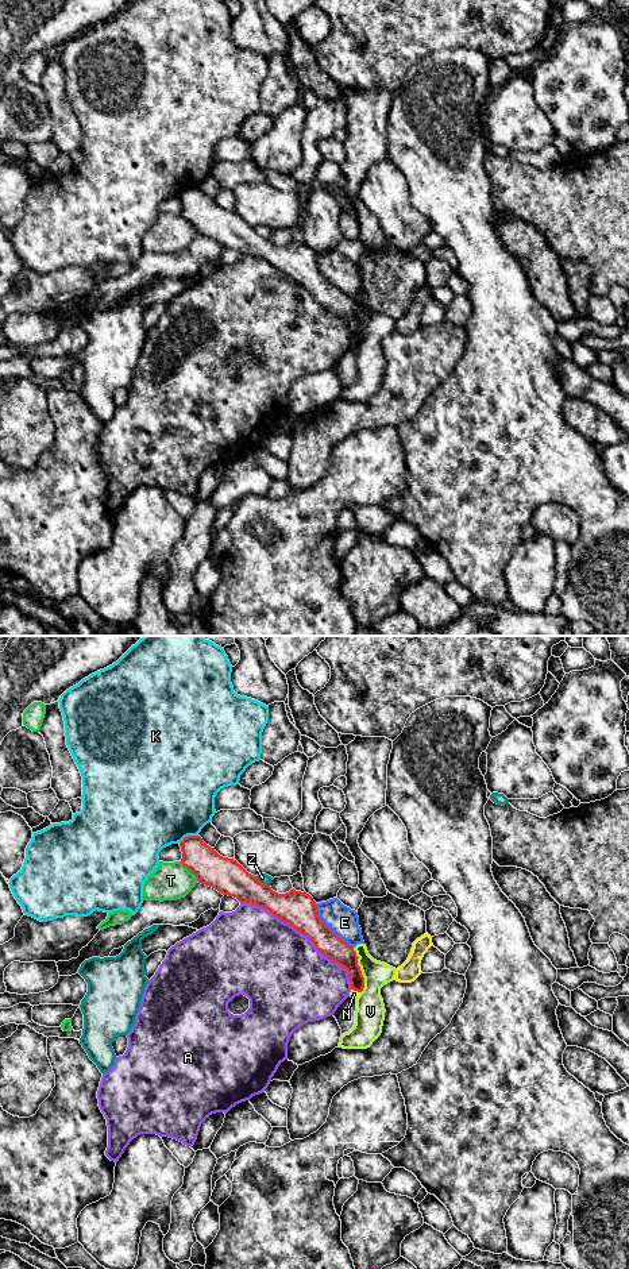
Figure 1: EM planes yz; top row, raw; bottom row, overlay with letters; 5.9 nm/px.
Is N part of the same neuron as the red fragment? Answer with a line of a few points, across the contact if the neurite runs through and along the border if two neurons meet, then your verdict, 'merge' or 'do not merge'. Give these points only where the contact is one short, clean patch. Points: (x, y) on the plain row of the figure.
merge

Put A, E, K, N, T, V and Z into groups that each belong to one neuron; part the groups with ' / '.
A / E / K / N / T / V / Z

